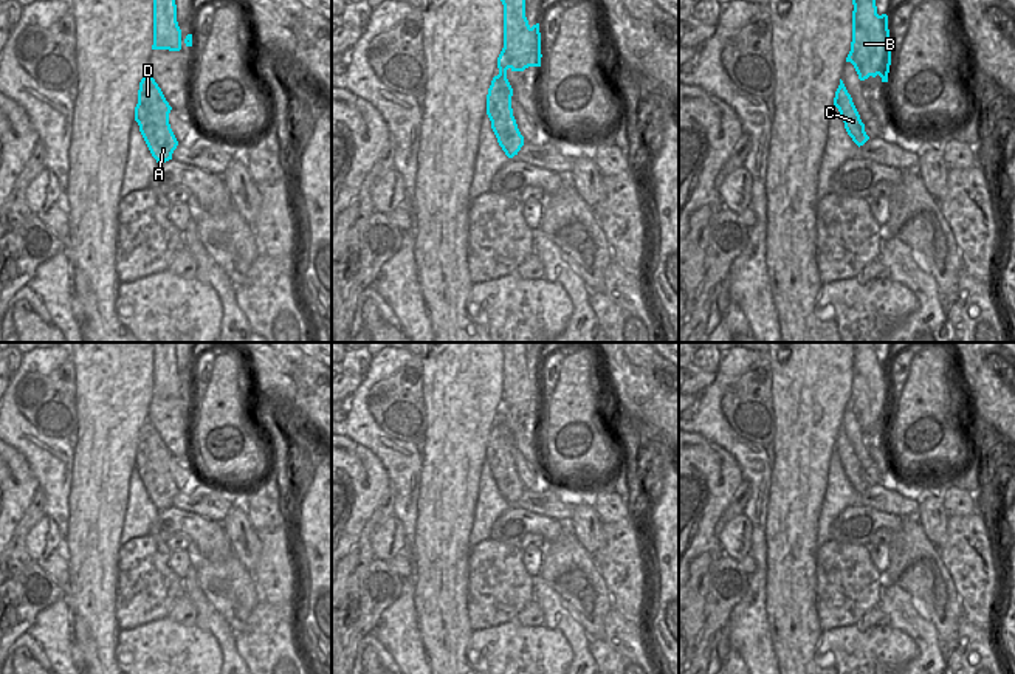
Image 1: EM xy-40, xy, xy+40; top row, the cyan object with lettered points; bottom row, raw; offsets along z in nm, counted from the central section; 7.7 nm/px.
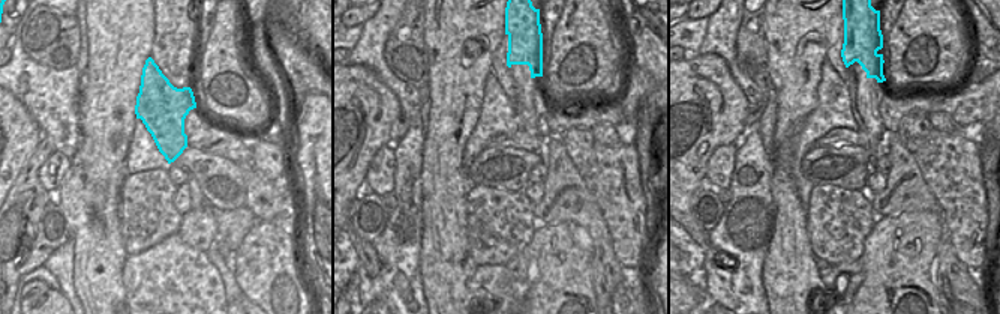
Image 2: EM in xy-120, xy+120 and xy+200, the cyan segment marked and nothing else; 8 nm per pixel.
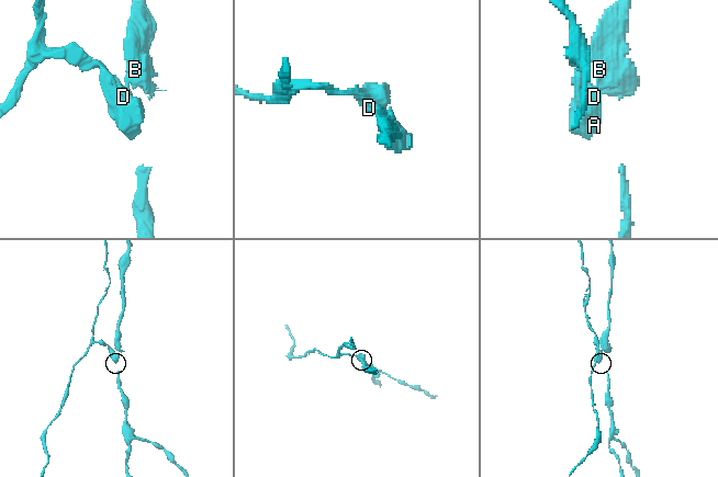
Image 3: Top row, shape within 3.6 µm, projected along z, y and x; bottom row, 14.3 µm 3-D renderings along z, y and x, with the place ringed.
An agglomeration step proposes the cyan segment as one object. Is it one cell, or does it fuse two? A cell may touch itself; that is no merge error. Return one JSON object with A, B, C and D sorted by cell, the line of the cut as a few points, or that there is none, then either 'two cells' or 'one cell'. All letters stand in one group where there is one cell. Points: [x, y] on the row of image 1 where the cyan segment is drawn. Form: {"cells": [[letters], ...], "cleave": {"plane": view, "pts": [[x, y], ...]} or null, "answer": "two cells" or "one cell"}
{"cells": [["A", "C", "D"], ["B"]], "cleave": {"plane": "xy", "pts": [[499, 73], [505, 76]]}, "answer": "two cells"}

